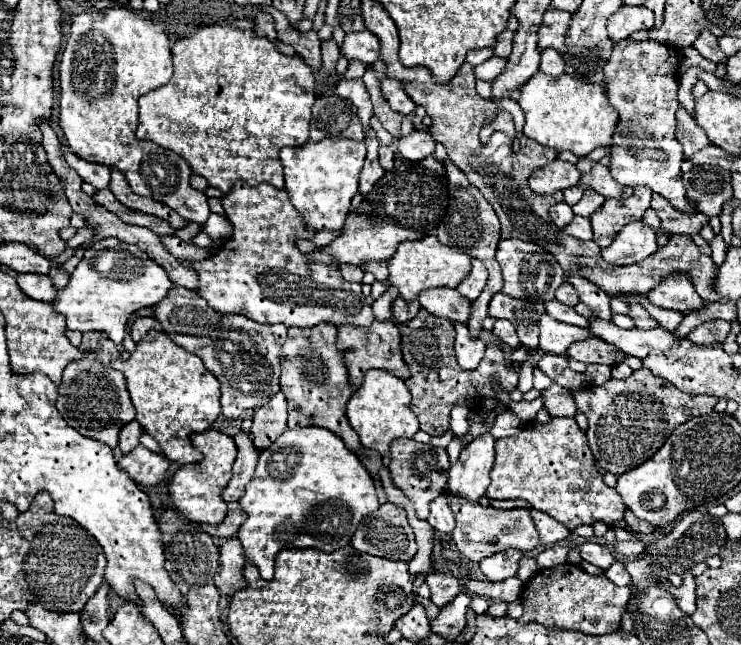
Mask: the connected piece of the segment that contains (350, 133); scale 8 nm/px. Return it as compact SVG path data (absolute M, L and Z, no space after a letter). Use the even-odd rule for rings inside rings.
M336 94L318 96L312 106L310 138L314 142L322 138L350 138L362 142L364 132L356 106Z

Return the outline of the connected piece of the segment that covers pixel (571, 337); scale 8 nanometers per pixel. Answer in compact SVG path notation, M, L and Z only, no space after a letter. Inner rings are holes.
M548 314L540 316L540 348L552 354L566 354L574 340L586 340L592 332L588 328L578 328L562 324Z

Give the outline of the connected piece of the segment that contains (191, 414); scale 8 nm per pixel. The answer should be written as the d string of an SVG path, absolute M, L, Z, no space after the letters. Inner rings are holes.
M150 330L126 362L116 360L112 366L122 370L136 408L136 420L160 444L162 454L180 464L202 460L202 454L190 444L190 434L208 430L220 414L218 380L204 368L202 360L178 348L164 332Z

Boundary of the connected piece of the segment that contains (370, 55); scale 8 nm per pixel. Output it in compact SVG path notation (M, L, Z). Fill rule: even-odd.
M368 30L346 34L342 54L346 58L356 58L364 64L374 64L376 60L380 60L380 40Z

